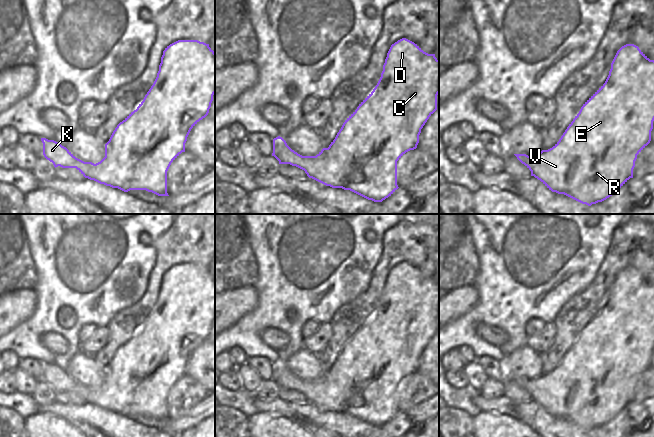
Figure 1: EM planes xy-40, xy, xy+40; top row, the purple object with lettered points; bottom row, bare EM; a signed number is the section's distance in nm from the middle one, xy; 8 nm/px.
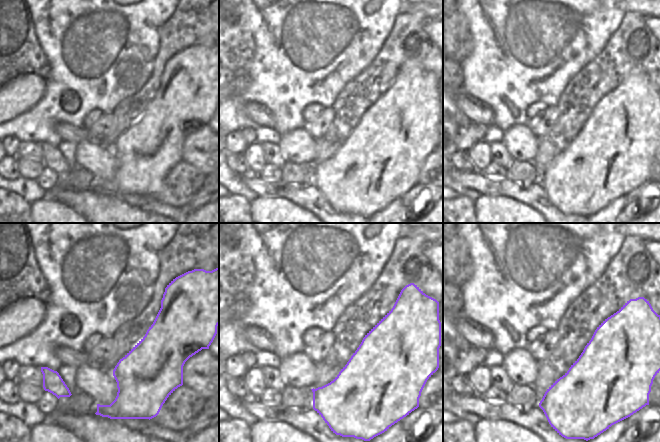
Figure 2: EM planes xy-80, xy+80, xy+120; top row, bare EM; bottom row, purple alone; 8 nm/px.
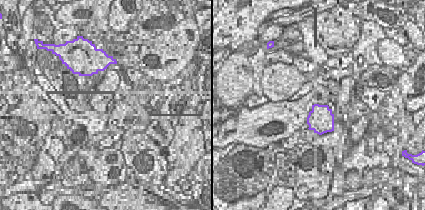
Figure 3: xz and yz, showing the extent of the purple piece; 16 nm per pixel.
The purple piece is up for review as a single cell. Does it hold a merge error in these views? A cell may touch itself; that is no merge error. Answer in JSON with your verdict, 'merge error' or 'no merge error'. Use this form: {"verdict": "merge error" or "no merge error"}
{"verdict": "no merge error"}

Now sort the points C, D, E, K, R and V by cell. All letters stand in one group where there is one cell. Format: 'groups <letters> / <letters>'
groups C D E K R V

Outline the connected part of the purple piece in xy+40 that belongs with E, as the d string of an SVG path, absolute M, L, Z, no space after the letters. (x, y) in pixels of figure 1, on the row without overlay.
M626 268L616 277L612 287L609 299L605 307L583 328L579 337L569 348L559 365L550 373L542 374L538 378L528 380L526 378L514 378L517 383L524 388L530 395L531 400L540 404L549 414L558 418L564 418L582 428L591 430L602 426L615 418L630 402L633 402L633 393L637 379L650 367L651 355L654 345L654 284L650 284L638 270Z

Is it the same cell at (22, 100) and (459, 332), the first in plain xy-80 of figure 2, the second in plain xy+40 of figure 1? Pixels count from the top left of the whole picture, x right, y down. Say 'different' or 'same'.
different

